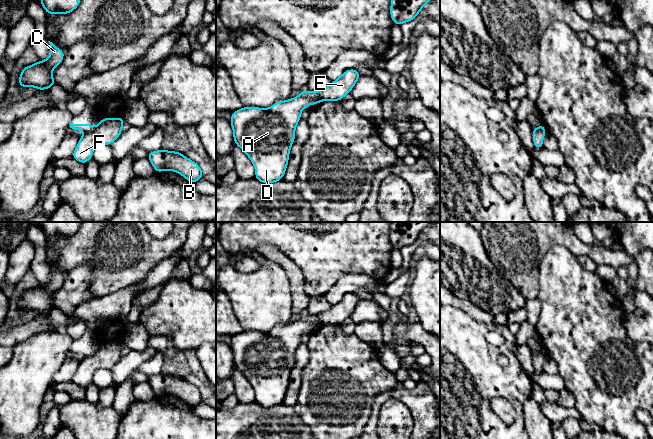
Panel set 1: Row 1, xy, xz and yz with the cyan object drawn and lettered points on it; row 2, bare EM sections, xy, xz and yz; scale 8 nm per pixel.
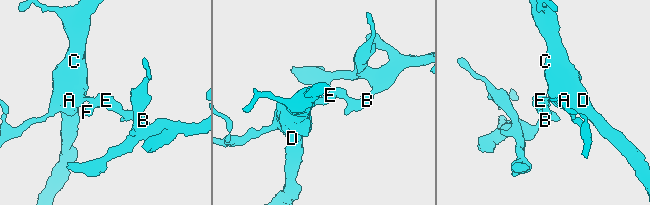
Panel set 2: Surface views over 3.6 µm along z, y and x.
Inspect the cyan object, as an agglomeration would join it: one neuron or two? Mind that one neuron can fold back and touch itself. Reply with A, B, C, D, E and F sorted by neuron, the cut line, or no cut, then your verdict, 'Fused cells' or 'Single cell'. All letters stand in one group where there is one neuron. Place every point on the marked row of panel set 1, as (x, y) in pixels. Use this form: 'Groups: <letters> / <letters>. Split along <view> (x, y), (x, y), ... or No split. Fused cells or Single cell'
Groups: A C D / B E F. Split along xy (95, 127), (85, 133). Fused cells

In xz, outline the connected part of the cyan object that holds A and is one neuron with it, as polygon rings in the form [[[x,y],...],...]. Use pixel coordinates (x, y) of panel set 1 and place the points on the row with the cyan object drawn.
[[[303,90],[300,95],[276,102],[269,108],[242,107],[232,112],[230,123],[235,145],[240,147],[253,163],[258,181],[272,184],[283,179],[301,112],[305,107],[318,103],[316,92]]]

